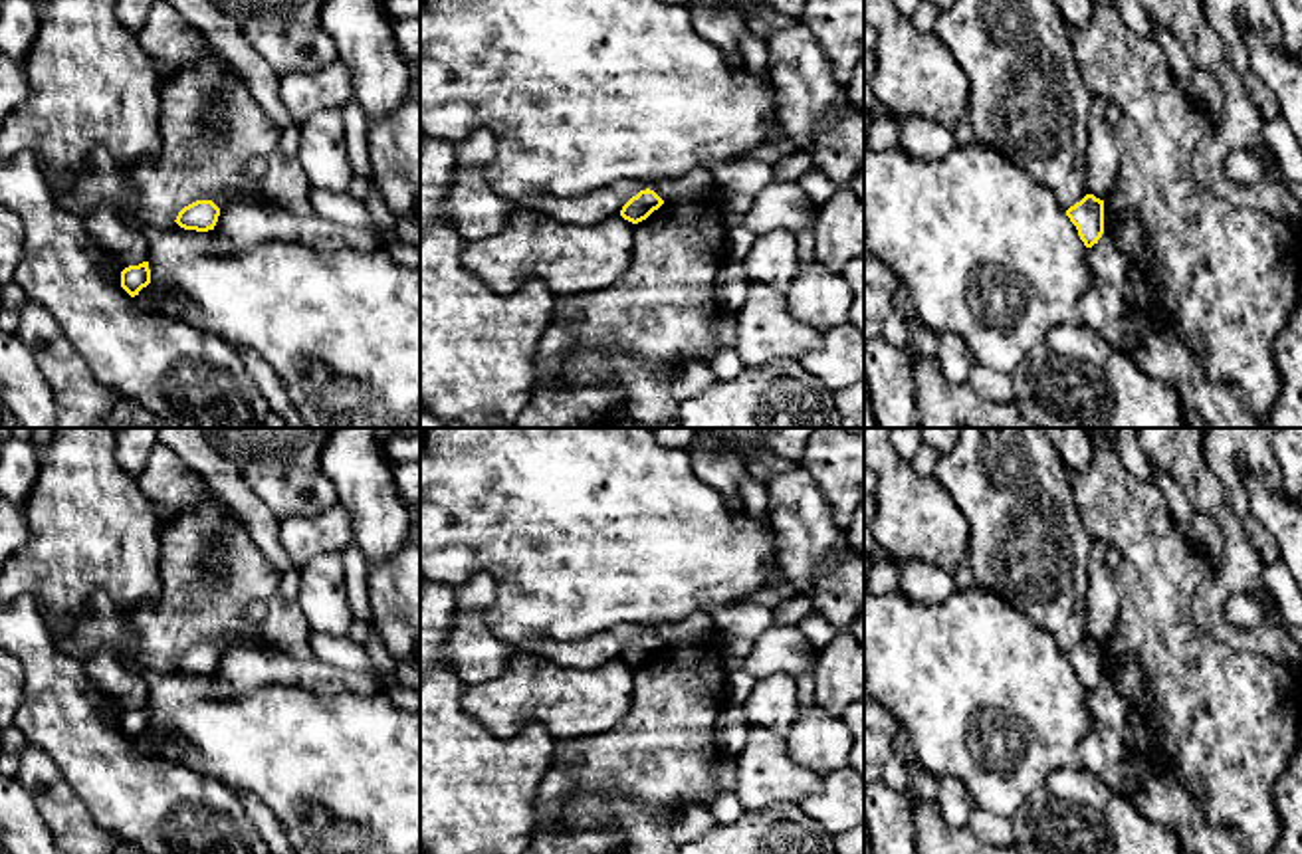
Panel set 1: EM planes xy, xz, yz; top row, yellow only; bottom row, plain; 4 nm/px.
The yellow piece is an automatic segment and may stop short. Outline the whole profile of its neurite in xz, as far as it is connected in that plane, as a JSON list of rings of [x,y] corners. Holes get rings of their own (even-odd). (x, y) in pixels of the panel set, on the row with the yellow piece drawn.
[[[650,188],[640,190],[620,210],[620,216],[632,224],[646,220],[664,200]]]

